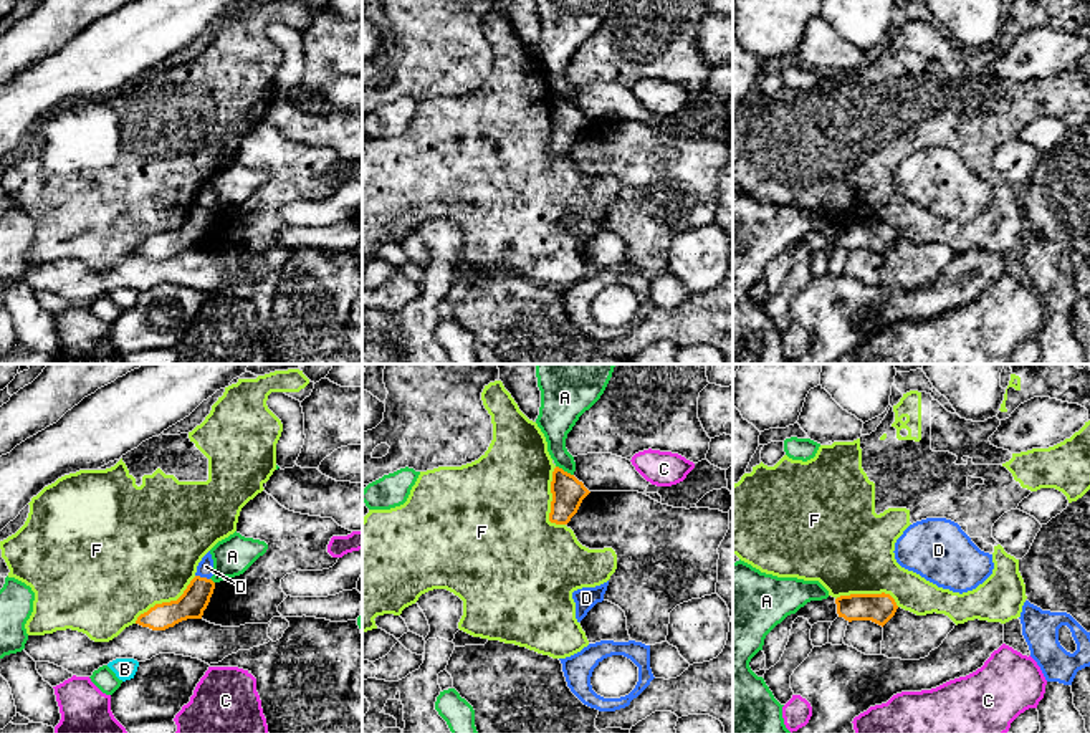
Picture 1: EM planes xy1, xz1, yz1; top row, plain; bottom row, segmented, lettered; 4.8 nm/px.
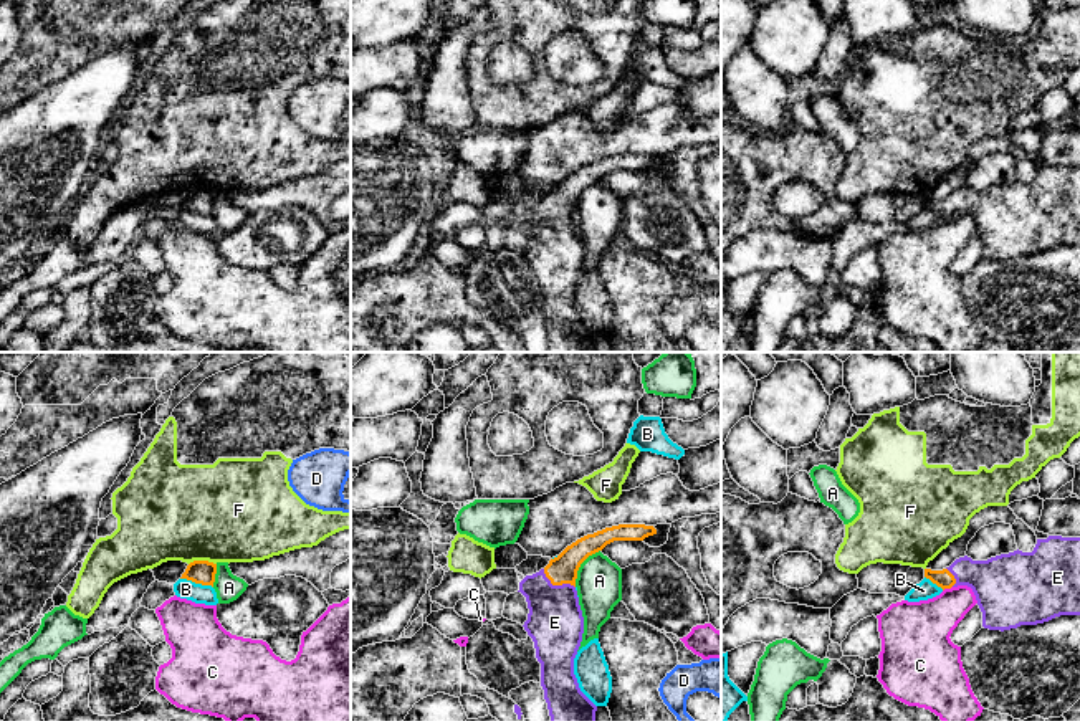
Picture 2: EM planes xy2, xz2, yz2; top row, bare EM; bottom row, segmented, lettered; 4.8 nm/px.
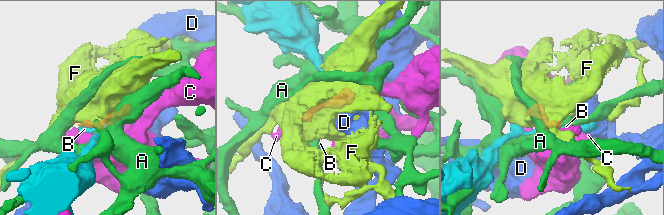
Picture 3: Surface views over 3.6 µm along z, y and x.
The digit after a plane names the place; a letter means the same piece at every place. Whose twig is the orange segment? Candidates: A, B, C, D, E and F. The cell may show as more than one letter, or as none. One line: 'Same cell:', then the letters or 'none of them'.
Same cell: E

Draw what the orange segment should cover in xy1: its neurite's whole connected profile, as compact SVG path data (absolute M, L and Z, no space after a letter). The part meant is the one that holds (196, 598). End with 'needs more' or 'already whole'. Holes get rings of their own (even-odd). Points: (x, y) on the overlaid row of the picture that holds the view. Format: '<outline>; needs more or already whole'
M195 576L177 601L155 604L141 614L136 624L152 630L165 630L187 619L202 619L213 589L212 579Z; already whole

